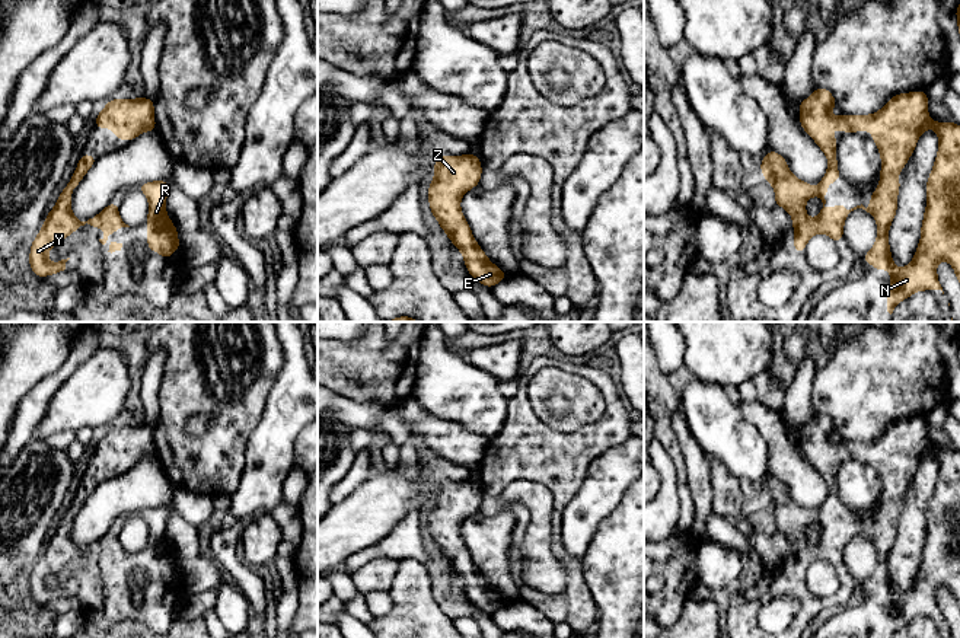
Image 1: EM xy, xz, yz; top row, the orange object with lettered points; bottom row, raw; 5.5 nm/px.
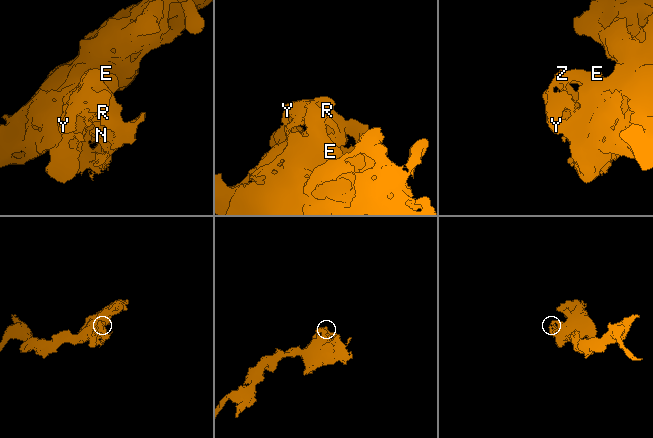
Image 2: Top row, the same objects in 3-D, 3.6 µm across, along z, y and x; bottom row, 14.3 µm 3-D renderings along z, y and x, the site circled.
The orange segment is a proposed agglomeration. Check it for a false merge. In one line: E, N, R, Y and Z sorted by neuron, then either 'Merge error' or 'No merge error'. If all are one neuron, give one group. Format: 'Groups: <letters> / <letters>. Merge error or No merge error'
Groups: E N R Y Z. No merge error

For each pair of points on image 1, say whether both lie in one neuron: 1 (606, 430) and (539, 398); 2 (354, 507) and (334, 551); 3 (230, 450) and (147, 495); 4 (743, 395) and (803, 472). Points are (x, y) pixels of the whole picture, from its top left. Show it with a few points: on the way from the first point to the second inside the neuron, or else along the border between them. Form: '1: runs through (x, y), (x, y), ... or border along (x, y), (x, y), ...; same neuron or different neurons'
1: border along (597, 388), (605, 412), (579, 431); different neurons
2: runs through (354, 517), (334, 541); same neuron
3: border along (155, 459), (175, 487); different neurons
4: border along (739, 404), (762, 402), (780, 414); different neurons

